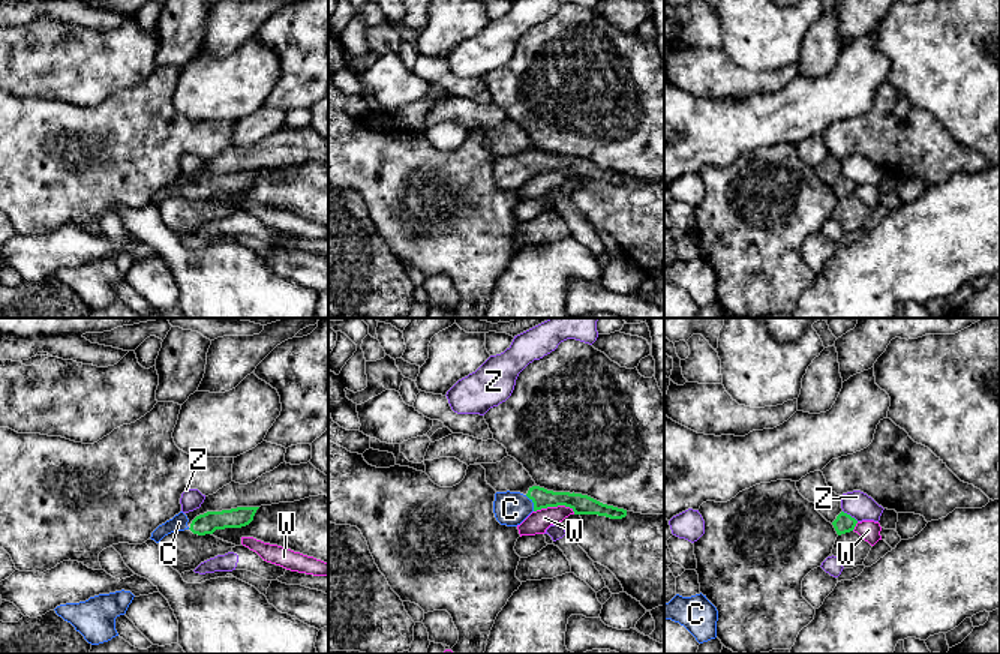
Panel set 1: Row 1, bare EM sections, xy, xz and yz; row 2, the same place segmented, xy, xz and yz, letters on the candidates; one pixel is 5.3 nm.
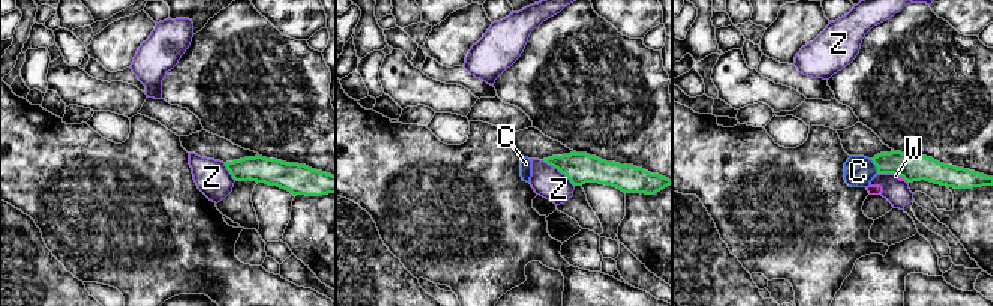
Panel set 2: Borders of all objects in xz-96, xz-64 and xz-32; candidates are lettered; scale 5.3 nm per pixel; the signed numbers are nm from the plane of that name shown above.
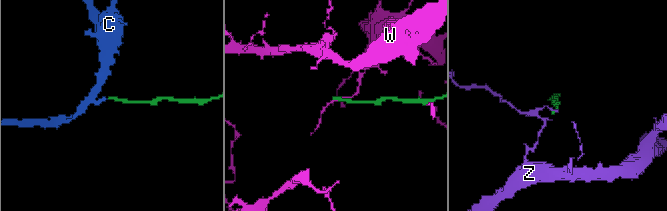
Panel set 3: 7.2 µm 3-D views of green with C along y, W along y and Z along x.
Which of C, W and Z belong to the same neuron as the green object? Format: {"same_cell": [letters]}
{"same_cell": ["C"]}

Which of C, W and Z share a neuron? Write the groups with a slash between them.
C / W / Z

